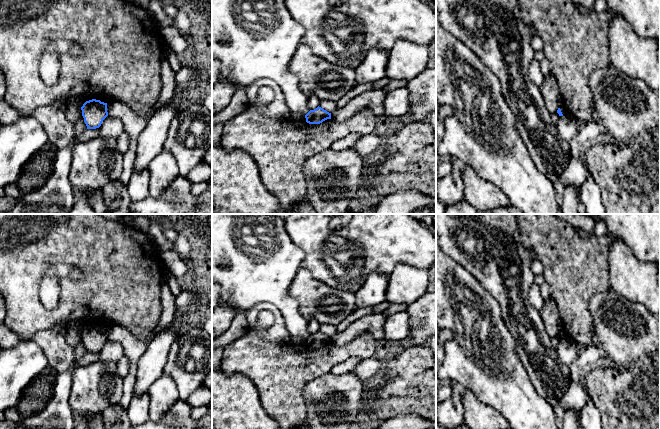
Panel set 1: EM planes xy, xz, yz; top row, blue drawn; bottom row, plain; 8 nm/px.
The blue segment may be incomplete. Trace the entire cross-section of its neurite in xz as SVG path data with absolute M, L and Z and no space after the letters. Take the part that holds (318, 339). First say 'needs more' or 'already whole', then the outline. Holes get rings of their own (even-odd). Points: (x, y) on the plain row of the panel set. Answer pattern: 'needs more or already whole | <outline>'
needs more | M320 324L318 331L310 334L306 339L306 346L309 348L320 348L331 343L331 338L337 333L337 327L331 324Z

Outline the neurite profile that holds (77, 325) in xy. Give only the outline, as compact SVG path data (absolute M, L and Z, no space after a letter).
M75 321L73 323L66 324L64 329L74 329L78 332L81 332L83 328L86 326L82 321Z

